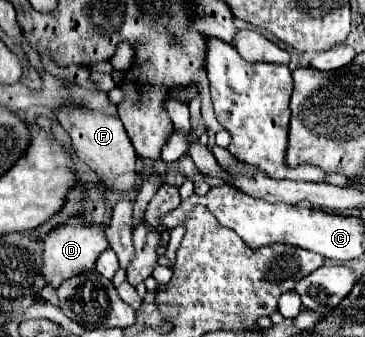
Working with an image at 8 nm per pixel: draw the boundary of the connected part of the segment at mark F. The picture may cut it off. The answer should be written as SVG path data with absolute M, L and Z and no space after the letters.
M66 105L56 109L58 123L70 133L76 157L80 157L90 169L98 173L102 183L114 191L128 191L136 183L136 153L118 117L106 115L104 111L94 111L84 105Z

